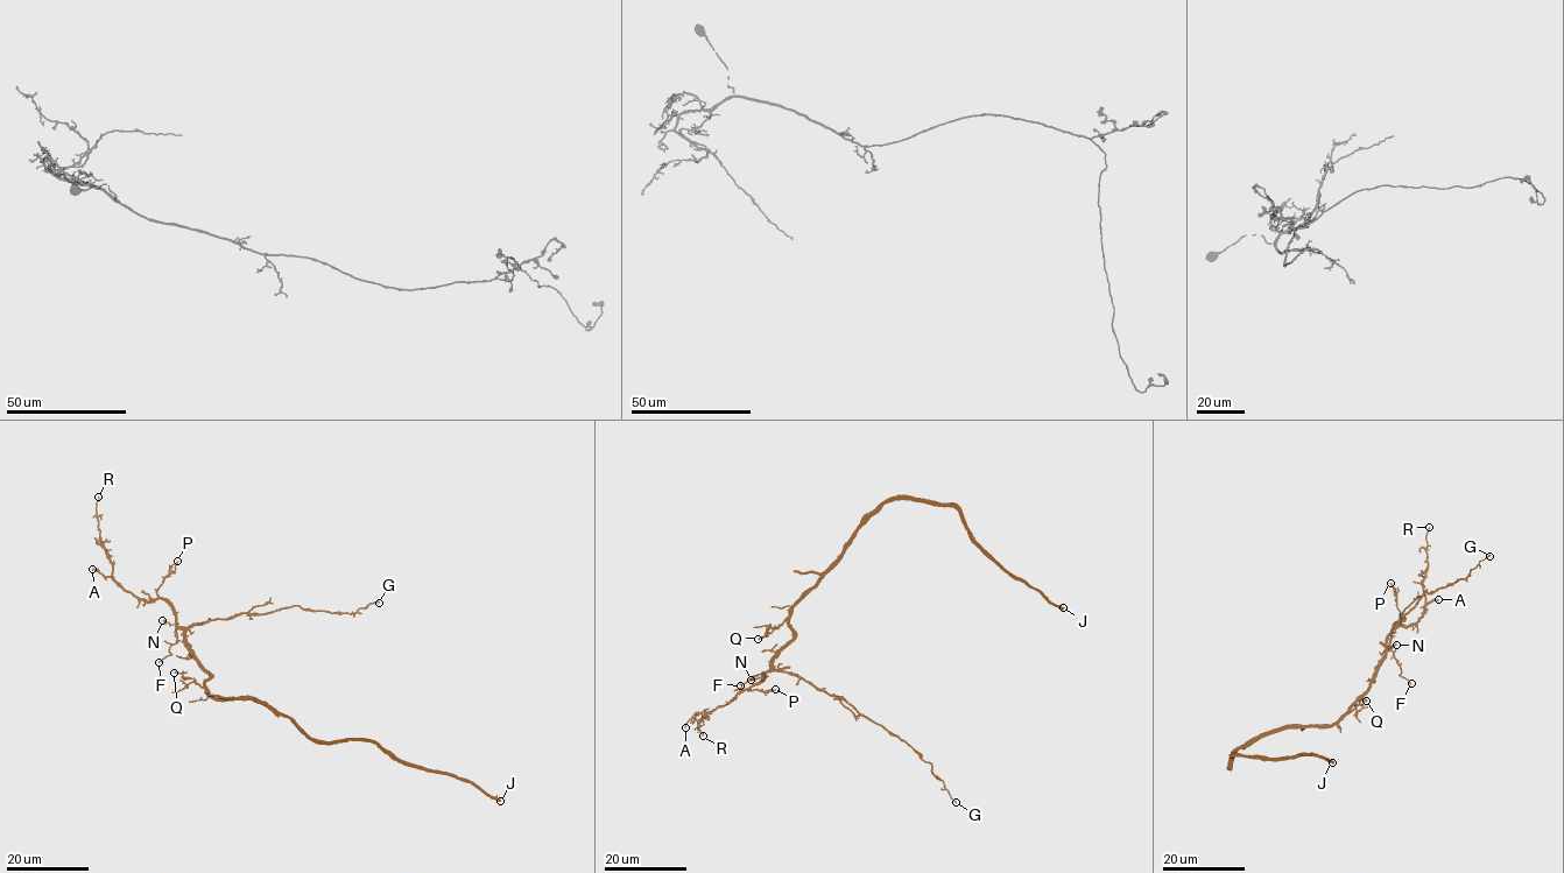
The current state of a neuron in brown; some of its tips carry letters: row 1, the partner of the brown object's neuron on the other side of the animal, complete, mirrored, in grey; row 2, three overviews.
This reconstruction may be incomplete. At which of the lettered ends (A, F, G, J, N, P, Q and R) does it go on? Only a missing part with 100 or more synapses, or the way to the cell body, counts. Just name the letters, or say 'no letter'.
J

